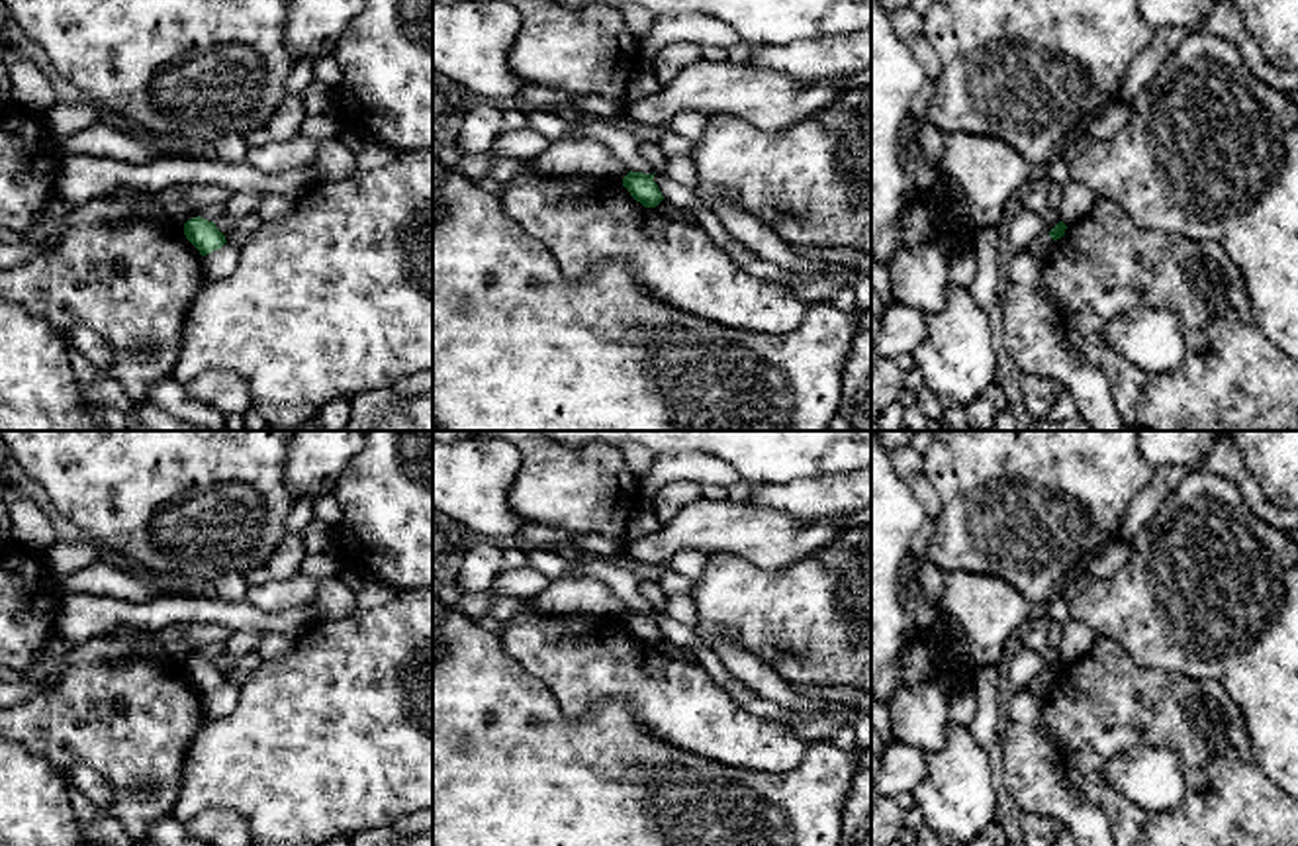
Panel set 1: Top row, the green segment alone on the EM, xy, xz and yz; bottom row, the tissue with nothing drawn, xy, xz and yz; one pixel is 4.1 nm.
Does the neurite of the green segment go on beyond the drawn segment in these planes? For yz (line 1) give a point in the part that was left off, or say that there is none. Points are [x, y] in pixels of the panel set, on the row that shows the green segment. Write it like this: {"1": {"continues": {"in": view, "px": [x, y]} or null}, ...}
{"1": {"continues": null}}

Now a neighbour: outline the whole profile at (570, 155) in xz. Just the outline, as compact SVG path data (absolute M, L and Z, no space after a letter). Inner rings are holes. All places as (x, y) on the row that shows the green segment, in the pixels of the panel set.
M572 131L556 137L533 161L511 161L493 151L489 178L499 184L523 178L587 176L623 182L630 172L603 143Z

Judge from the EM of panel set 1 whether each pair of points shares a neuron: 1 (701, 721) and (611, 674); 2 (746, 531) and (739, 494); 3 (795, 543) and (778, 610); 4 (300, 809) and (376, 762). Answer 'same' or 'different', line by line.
1: same
2: different
3: different
4: same

